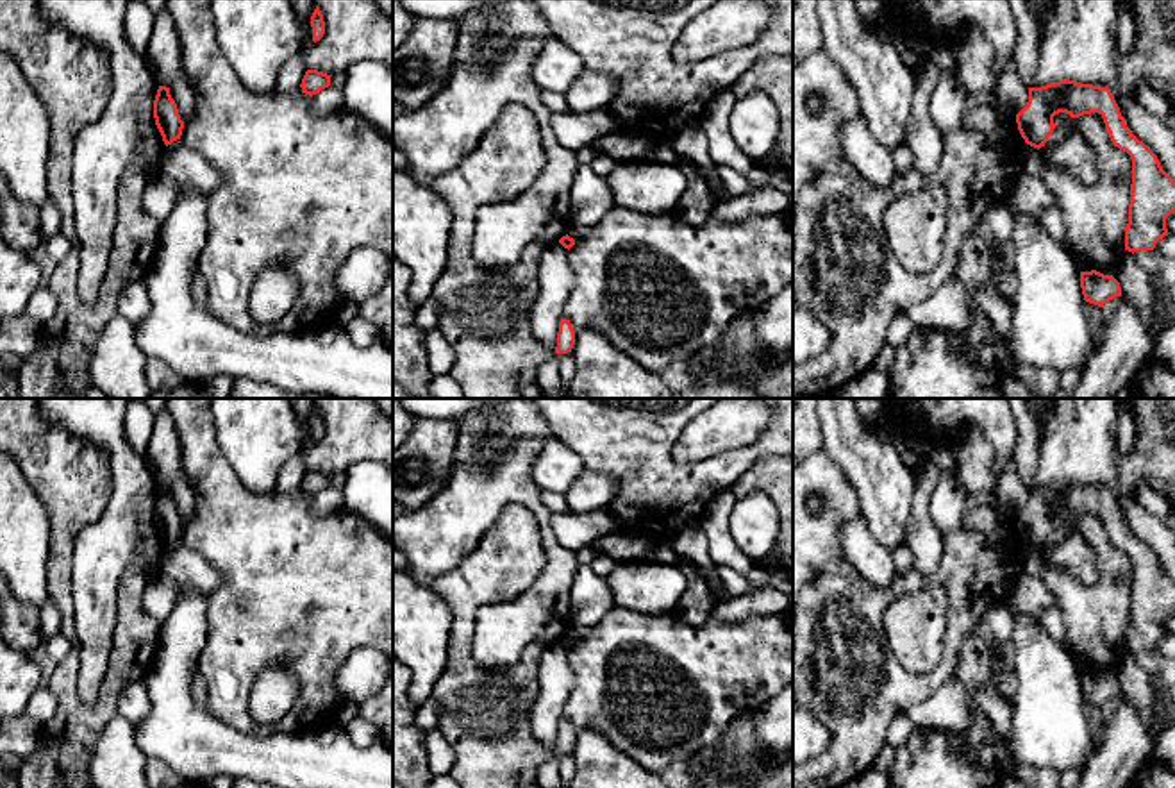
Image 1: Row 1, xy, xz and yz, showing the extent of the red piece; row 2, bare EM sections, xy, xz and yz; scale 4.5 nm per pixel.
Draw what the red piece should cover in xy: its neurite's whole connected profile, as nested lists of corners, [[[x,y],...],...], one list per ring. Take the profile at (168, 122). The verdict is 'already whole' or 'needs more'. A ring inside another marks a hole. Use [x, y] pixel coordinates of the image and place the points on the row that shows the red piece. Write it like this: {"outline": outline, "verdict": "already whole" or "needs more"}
{"outline": [[[159,86],[157,89],[154,100],[154,118],[166,147],[180,139],[184,122],[180,120],[177,104],[166,86]]], "verdict": "already whole"}

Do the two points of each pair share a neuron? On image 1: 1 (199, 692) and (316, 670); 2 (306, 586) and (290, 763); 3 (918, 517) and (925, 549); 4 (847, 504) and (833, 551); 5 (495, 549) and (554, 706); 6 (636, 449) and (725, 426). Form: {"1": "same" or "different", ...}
{"1": "different", "2": "different", "3": "same", "4": "same", "5": "different", "6": "different"}

